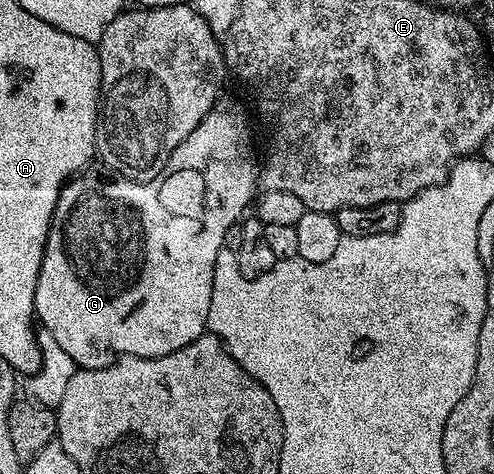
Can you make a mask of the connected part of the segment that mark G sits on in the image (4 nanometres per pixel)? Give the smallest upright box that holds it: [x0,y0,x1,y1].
[35,97,258,369]

